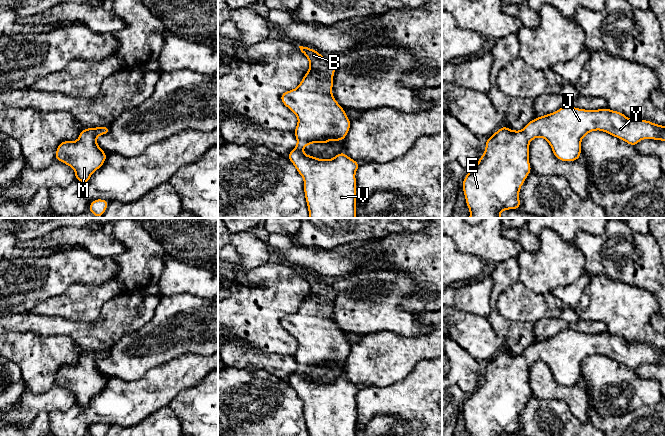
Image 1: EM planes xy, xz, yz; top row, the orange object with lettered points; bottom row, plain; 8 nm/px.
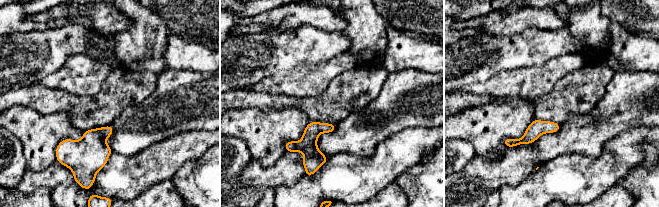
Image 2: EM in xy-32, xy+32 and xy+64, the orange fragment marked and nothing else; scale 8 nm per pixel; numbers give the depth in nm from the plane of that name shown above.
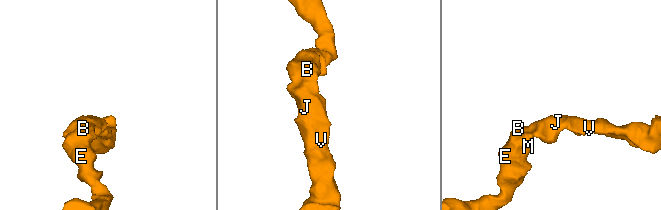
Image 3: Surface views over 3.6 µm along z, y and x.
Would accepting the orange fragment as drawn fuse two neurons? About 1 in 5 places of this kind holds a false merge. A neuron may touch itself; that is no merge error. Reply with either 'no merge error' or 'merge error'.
no merge error

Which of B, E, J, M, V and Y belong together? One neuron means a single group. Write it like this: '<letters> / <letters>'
B E J M V Y

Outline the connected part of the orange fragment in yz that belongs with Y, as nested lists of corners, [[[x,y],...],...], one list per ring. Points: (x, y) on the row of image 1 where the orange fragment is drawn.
[[[564,106],[553,113],[529,121],[521,131],[503,126],[487,138],[484,154],[463,179],[463,192],[470,210],[469,218],[501,218],[502,211],[521,208],[519,191],[532,171],[528,157],[530,141],[537,137],[544,138],[557,159],[571,162],[580,159],[581,140],[595,130],[604,131],[634,147],[643,139],[666,142],[666,126],[647,120],[628,119],[622,112],[608,108],[586,110]]]

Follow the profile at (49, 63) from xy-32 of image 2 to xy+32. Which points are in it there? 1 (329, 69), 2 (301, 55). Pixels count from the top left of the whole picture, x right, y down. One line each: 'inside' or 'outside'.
1: outside
2: inside

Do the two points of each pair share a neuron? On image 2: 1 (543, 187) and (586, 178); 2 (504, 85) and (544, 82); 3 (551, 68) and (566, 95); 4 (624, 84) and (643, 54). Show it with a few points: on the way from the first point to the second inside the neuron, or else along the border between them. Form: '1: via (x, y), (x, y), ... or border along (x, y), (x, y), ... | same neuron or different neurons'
1: via (554, 181), (559, 179), (575, 179) | same neuron
2: via (514, 83), (523, 79), (534, 82) | same neuron
3: border along (579, 68), (566, 73), (550, 91), (541, 95) | different neurons
4: border along (648, 70), (623, 70), (615, 72) | different neurons

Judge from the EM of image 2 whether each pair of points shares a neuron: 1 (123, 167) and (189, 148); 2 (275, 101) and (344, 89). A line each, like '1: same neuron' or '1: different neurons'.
1: same neuron
2: same neuron

